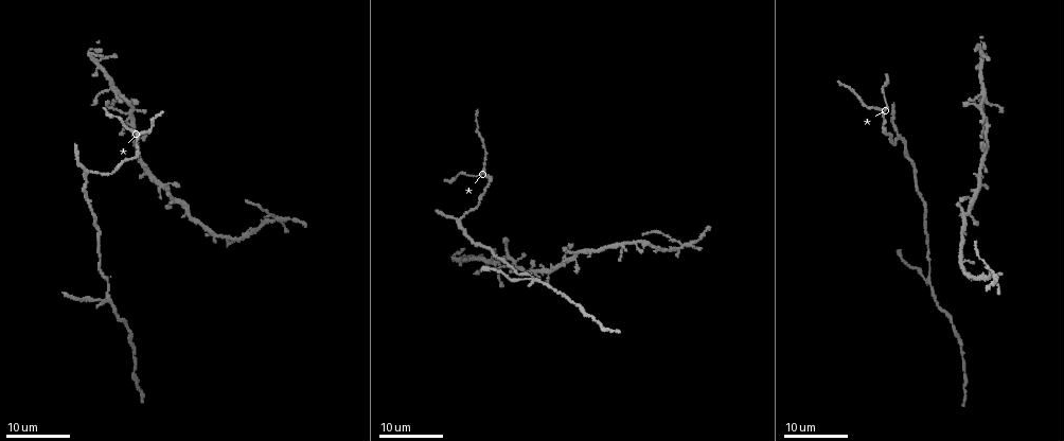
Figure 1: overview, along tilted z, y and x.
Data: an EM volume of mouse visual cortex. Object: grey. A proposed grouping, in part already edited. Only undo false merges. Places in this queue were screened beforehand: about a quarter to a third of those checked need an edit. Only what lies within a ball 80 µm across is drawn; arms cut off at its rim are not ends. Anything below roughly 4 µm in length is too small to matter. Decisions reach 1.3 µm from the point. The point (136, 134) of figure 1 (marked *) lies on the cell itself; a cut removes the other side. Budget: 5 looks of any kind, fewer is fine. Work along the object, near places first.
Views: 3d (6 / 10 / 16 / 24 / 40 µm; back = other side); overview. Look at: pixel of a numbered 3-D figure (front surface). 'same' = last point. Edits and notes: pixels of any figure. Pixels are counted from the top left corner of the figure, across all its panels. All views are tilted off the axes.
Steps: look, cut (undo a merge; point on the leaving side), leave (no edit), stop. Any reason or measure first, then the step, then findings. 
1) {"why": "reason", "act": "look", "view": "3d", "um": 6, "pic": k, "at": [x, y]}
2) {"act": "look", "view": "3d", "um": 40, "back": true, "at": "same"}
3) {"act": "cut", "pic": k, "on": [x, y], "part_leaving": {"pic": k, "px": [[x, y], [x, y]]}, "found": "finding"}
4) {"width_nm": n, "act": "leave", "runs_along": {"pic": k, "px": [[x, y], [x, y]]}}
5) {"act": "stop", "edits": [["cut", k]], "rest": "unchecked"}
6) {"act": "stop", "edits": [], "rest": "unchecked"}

{"why": "small branch off a trunk", "act": "look", "view": "3d", "um": 16, "pic": 1, "at": [127, 113]}

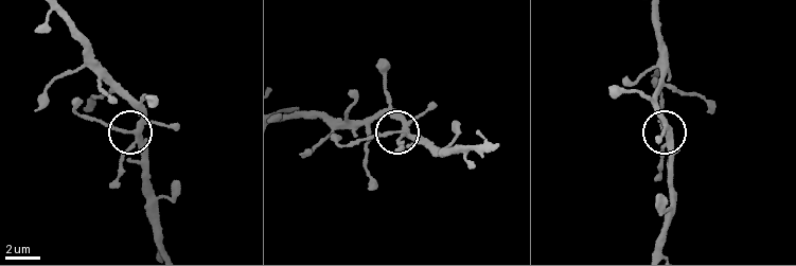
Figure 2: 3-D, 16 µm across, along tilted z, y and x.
{"act": "look", "view": "3d", "um": 6, "pic": 2, "at": [668, 135]}

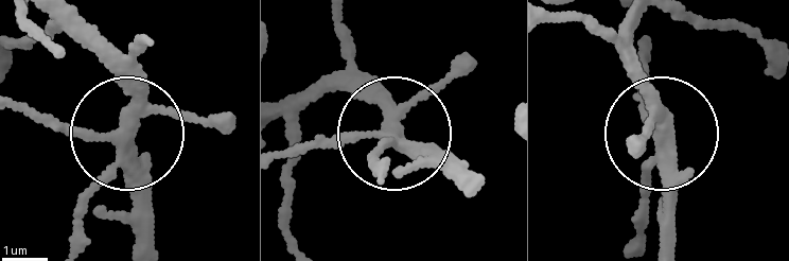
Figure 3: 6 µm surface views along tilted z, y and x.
{"arms": 4, "act": "leave", "found": "continuous, no second cell"}

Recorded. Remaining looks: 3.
{"why": "three arms meet", "act": "look", "view": "3d", "um": 24, "pic": 1, "at": [994, 274]}

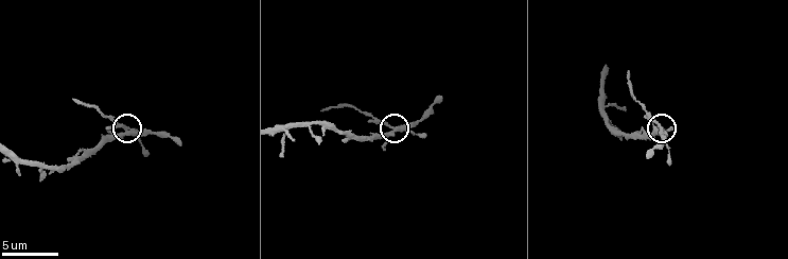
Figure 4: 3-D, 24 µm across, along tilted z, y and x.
{"act": "look", "view": "3d", "um": 6, "pic": 4, "at": [126, 128]}

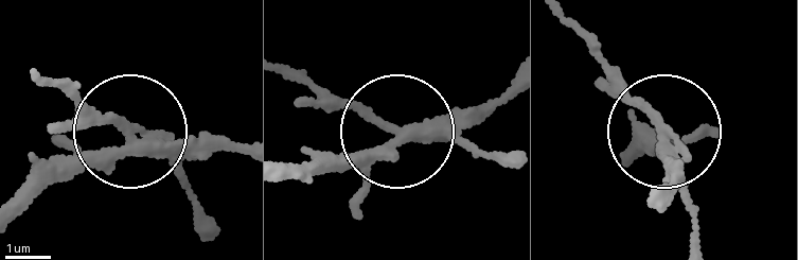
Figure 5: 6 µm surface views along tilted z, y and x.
{"why": "from behind", "act": "look", "view": "3d", "um": 6, "back": true, "pic": 5, "at": [404, 132]}

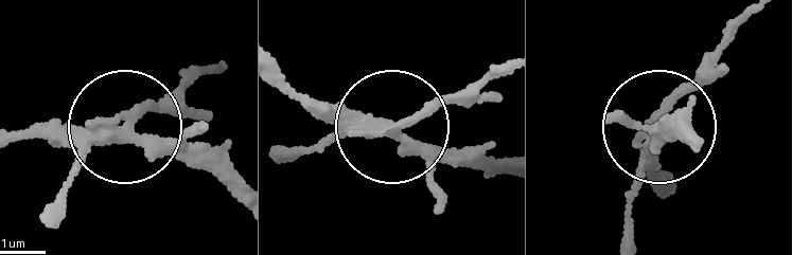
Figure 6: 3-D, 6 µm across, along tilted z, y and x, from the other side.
{"arms": 3, "act": "cut", "pic": 6, "on": [152, 107], "part_leaving": {"pic": 6, "px": [[119, 120], [212, 72]]}, "found": "two cells meet here"}

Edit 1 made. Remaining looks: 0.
{"act": "stop", "edits": [["cut", 6]], "rest": "unchecked"}

